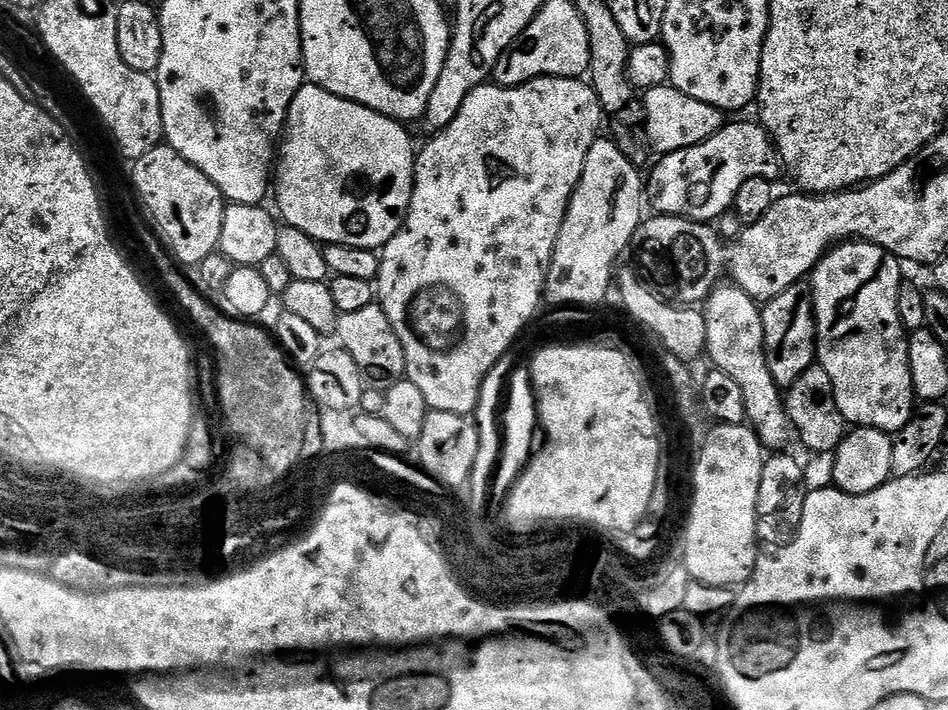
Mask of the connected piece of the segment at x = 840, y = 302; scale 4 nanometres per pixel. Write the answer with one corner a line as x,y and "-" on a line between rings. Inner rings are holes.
850,240
842,244
836,245
835,248
830,248
828,253
816,263
816,269
810,274
810,291
812,294
812,306
816,313
816,360
822,367
826,370
826,374
830,374
830,382
834,382
834,408
835,411
840,411
846,419
849,420
849,425
855,426
857,428
873,428
874,430
882,430
883,432
889,434
895,434
901,432
906,426
906,422
910,422
912,413
918,404
918,397
914,386
912,385
912,371
910,370
910,358
908,357
908,341
909,337
904,331
902,326
902,318
898,318
898,294
900,293
900,285
902,283
902,277
900,277
900,268
902,268
902,262
894,254
890,254
886,250
882,250
882,246
874,246
870,242
865,240

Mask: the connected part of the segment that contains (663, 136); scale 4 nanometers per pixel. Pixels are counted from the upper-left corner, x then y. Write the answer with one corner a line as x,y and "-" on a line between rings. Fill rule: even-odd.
671,86
647,89
643,93
642,99
644,101
644,134
646,143
649,149
656,154
677,152
678,150
686,150
690,146
698,146
720,131
726,123
725,113
721,112
720,109
710,106
706,102
698,102
698,98
690,98
686,94
682,94
682,90

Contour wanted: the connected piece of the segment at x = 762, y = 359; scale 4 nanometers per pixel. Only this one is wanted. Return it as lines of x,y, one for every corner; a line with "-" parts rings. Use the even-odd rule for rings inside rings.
724,282
708,295
702,311
706,318
707,359
712,359
719,371
730,374
730,378
738,382
738,390
742,390
742,402
746,406
747,423
760,435
765,449
783,449
780,447
788,440
790,417
782,389
774,382
774,374
770,374
766,362
761,305
737,284

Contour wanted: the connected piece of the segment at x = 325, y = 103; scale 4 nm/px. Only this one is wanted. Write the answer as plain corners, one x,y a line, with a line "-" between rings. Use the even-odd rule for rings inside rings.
304,83
298,94
294,94
274,164
274,196
276,192
279,219
321,245
383,249
404,225
414,186
417,149
412,148
412,140
404,128
407,127
401,121
330,94
314,83

